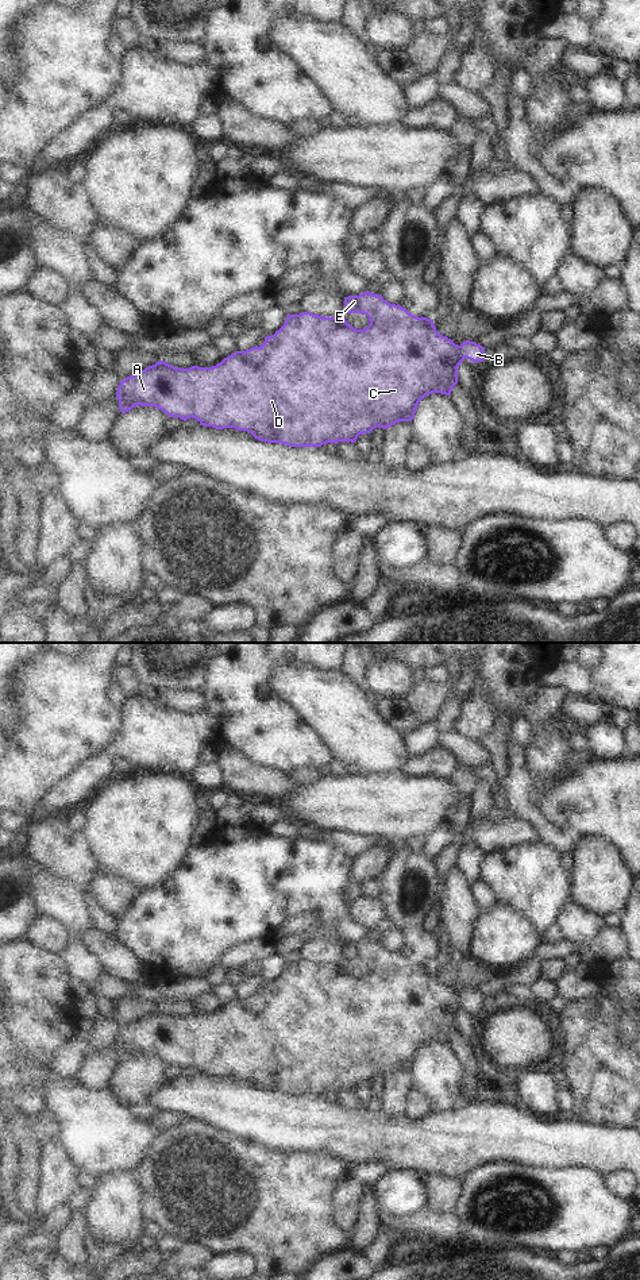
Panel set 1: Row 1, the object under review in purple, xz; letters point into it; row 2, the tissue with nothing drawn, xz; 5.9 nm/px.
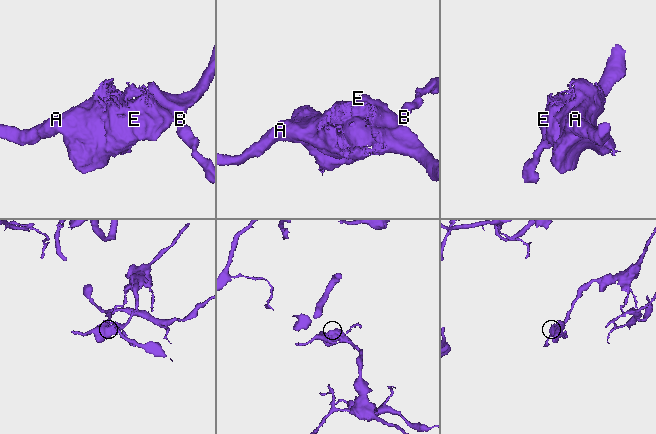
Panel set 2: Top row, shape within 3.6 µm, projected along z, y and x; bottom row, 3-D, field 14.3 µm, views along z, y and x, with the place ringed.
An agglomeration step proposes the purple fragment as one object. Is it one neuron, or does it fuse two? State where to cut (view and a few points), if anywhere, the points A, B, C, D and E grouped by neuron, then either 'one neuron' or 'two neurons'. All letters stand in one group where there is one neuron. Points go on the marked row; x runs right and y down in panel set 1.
cut xz (459, 346), (465, 357); groups A C D E / B; two neurons

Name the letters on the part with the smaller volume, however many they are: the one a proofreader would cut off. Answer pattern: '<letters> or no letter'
B

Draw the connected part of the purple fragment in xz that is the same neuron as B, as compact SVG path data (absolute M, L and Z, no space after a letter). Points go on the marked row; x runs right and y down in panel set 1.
M466 340L460 344L460 350L464 358L475 362L483 362L485 359L485 348L475 342Z

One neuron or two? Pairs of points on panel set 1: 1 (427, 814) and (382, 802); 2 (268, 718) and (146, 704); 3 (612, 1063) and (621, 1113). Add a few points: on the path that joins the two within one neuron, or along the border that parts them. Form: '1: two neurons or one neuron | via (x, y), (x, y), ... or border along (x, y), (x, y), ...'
1: one neuron | via (416, 806), (393, 805)
2: one neuron | via (238, 712), (219, 712), (208, 723), (176, 723)
3: one neuron | via (596, 1063), (593, 1065), (593, 1086), (605, 1098)

